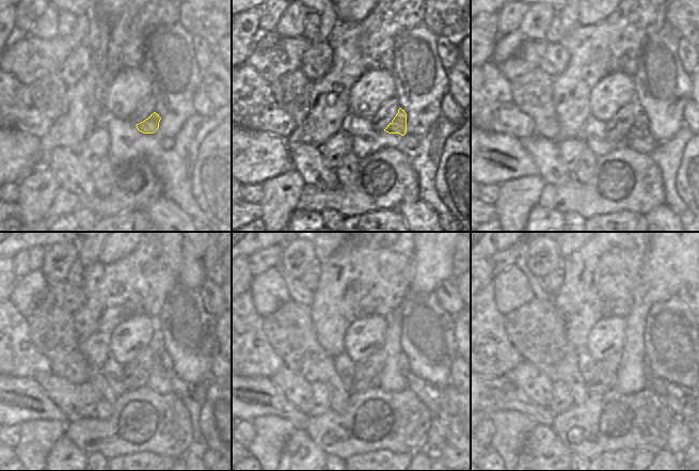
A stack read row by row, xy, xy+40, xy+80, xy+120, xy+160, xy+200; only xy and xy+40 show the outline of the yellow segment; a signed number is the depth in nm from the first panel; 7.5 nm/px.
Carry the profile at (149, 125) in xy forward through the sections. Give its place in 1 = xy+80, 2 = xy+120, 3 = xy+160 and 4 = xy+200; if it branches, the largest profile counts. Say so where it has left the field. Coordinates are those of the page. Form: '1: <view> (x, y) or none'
1: xy+80 (639, 127)
2: xy+120 (181, 389)
3: xy+160 (435, 398)
4: xy+200 (683, 403)

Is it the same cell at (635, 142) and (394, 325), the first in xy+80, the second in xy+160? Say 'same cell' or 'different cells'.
same cell

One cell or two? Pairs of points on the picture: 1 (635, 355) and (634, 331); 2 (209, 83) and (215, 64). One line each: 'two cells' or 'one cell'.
1: one cell
2: one cell

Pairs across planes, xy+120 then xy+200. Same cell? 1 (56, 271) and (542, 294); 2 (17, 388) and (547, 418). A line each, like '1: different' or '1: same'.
1: different
2: same

